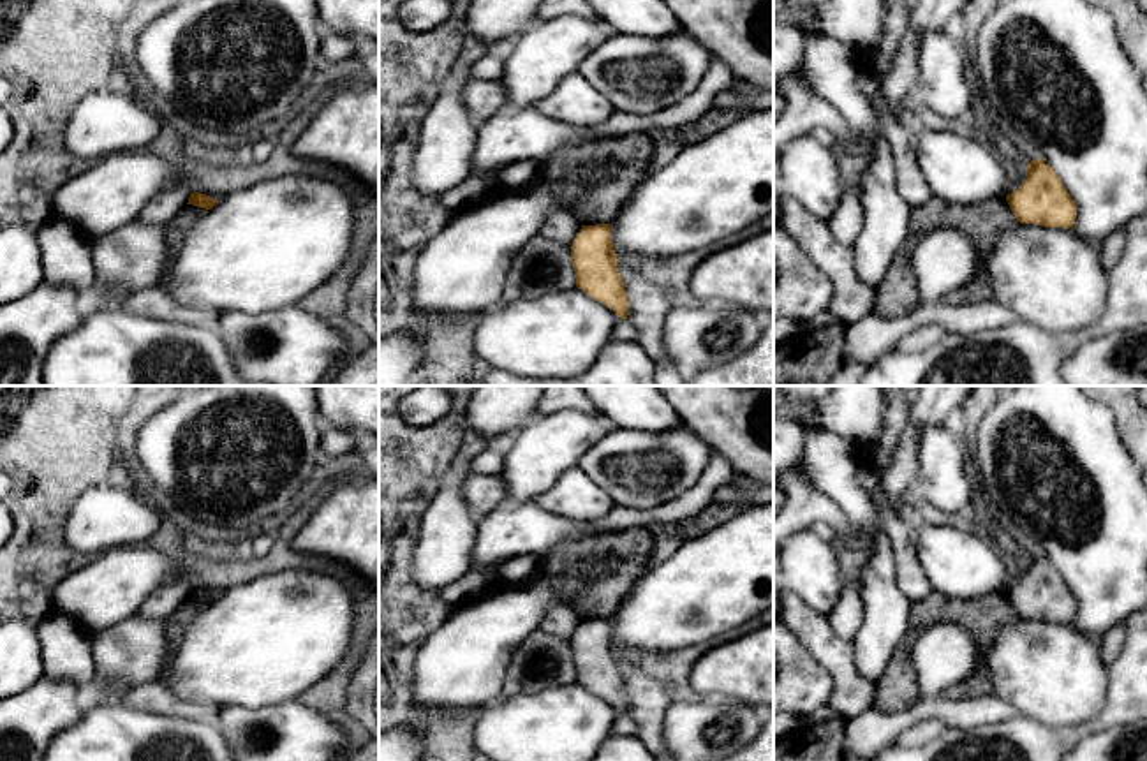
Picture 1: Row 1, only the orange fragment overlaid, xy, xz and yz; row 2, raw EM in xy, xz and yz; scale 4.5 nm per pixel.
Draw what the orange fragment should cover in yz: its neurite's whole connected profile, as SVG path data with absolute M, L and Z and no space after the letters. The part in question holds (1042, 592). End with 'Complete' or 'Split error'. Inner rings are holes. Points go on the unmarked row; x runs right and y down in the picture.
M1040 553L1027 558L1025 574L1006 595L1020 618L1071 624L1077 613L1077 599L1061 573Z. Complete

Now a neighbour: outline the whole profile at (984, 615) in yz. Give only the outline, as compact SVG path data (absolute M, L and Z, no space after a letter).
M1006 590L978 599L948 597L930 592L911 602L909 629L897 645L890 664L876 685L872 706L893 713L913 708L921 698L913 668L913 646L918 634L939 622L953 622L971 631L983 650L990 648L995 631L1017 618Z

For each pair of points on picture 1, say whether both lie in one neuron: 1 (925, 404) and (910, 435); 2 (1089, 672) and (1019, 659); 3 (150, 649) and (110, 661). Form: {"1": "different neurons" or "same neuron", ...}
{"1": "same neuron", "2": "same neuron", "3": "same neuron"}

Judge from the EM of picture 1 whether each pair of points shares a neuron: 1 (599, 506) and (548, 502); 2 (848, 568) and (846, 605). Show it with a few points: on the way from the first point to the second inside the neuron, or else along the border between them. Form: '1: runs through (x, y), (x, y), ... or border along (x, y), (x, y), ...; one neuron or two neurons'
1: runs through (587, 502), (561, 502); one neuron
2: runs through (850, 576), (850, 596); one neuron

